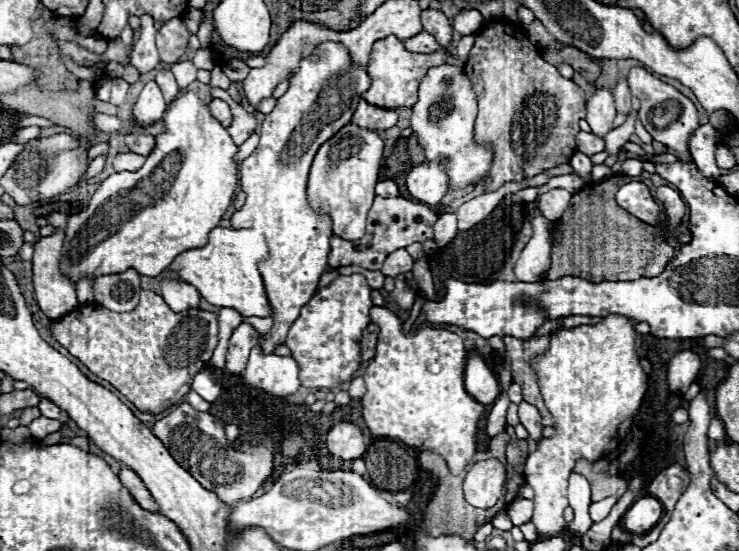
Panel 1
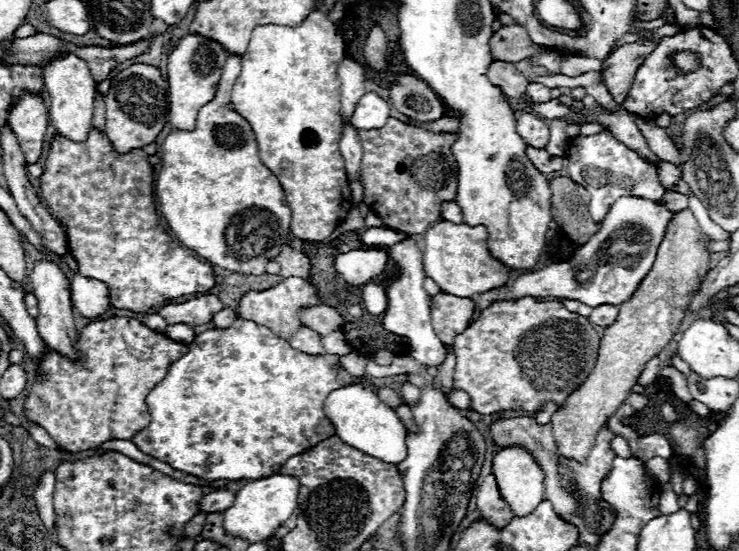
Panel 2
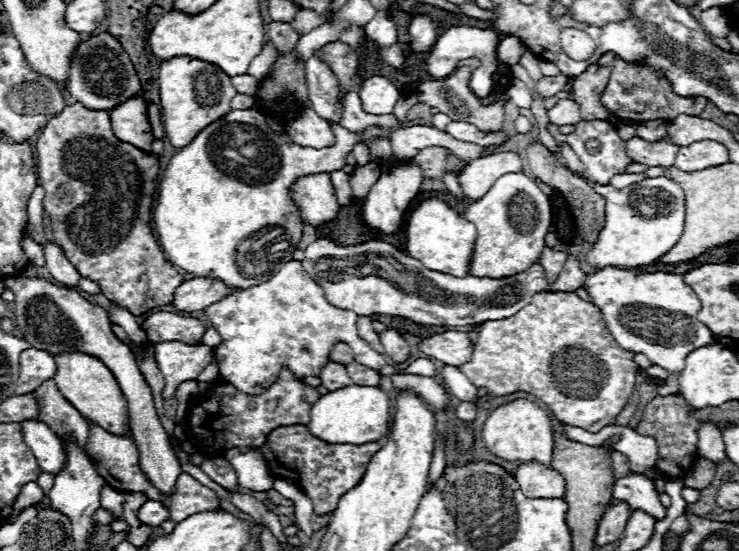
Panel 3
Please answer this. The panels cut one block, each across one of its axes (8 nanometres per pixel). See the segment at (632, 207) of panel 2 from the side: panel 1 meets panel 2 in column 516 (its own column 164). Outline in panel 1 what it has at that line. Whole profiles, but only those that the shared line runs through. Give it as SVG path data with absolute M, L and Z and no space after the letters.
M164 278L160 286L162 286L162 298L168 302L168 306L174 312L184 312L184 310L198 308L200 294L194 286L186 284L186 282L180 282L180 280L172 280L172 278Z

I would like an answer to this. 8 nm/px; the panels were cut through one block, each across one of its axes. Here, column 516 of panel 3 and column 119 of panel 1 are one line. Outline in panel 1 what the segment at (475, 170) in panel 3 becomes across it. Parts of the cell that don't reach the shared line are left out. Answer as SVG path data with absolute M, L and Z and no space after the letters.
M128 152L128 154L118 154L114 158L114 170L116 172L134 172L138 170L142 164L144 164L144 156L140 154L134 154L134 152Z

